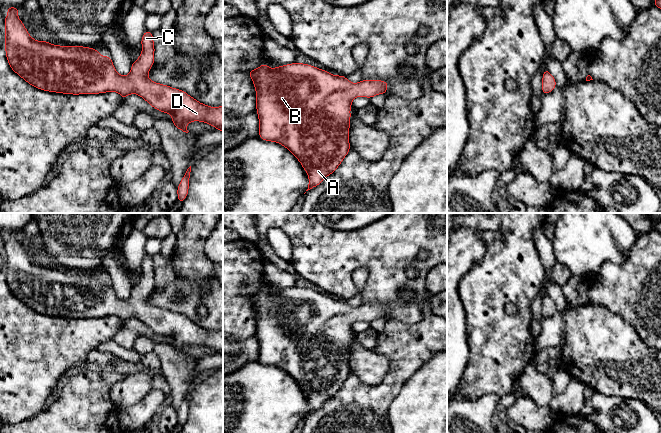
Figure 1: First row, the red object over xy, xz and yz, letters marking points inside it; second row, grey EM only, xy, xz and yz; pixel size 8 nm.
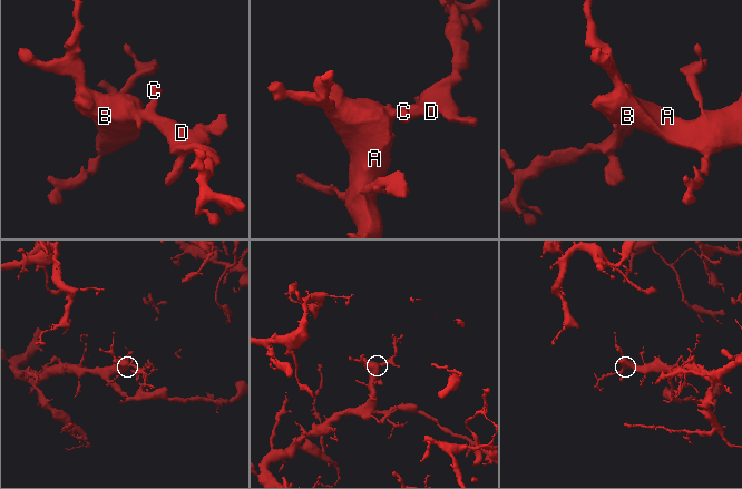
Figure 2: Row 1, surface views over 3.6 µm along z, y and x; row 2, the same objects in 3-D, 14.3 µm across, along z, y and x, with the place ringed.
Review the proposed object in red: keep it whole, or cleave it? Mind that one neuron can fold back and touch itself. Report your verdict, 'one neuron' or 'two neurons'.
one neuron

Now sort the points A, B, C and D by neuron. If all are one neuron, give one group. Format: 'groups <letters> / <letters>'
groups A B C D

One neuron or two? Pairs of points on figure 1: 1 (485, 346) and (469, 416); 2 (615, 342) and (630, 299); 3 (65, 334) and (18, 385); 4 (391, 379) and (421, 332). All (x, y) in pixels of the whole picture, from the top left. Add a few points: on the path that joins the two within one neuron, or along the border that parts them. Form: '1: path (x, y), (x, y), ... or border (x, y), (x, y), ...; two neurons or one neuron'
1: border (496, 394), (484, 394), (476, 399), (464, 399); two neurons
2: border (603, 305), (619, 314), (639, 335); two neurons
3: path (52, 347), (27, 372); one neuron
4: path (394, 367), (395, 358), (409, 344); one neuron

